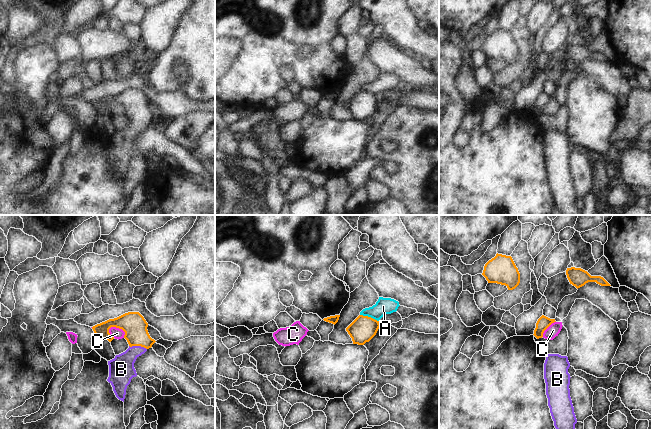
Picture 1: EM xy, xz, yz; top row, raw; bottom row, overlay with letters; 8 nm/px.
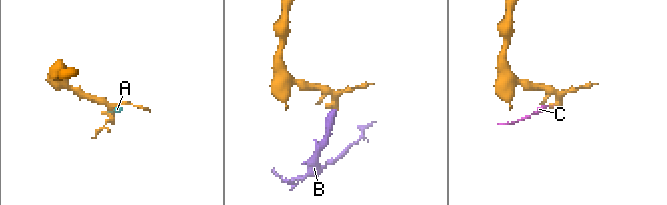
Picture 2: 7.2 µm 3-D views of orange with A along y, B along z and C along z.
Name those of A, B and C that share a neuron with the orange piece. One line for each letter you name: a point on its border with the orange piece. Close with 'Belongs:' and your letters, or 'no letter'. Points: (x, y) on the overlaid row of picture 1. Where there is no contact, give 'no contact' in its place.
B: contact xy (138, 345)
Belongs: B

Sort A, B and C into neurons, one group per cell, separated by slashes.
A C / B

